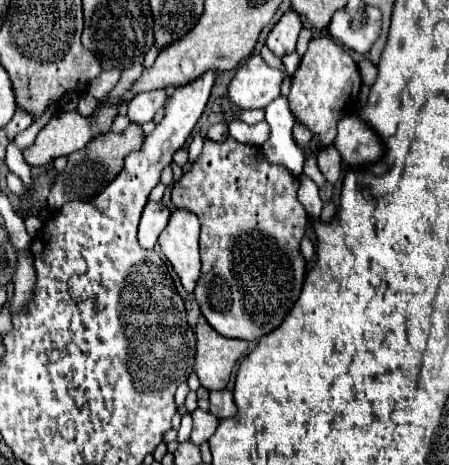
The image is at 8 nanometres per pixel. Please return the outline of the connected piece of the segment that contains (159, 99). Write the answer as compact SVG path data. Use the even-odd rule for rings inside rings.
M153 90L153 92L141 92L127 104L127 116L135 124L147 124L153 120L155 112L167 102L165 90Z

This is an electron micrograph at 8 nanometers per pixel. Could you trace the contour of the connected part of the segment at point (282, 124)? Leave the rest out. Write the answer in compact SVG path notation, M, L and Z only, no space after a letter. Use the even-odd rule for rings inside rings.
M279 96L265 108L265 120L271 126L271 138L261 146L263 154L269 164L281 164L287 168L293 176L299 176L303 172L305 154L295 144L291 136L293 128L293 114L289 112L287 98Z

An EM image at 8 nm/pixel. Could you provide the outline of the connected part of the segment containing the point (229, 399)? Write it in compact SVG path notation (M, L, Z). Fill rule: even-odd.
M229 390L211 392L211 396L209 396L209 412L211 412L213 416L217 416L219 420L235 416L237 406L235 406L235 402L233 402L233 394L231 394Z

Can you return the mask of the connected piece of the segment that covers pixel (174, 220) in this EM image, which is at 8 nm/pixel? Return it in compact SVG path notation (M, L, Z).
M175 210L169 218L167 228L159 236L159 246L189 294L193 294L195 284L201 276L201 258L197 242L199 220L195 218L195 214L187 210Z

